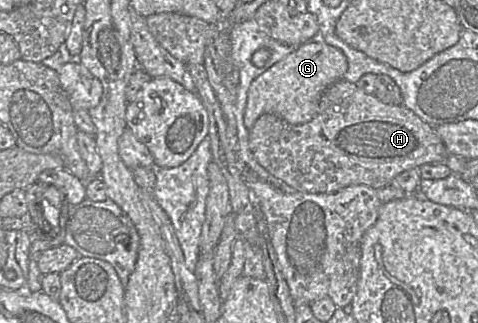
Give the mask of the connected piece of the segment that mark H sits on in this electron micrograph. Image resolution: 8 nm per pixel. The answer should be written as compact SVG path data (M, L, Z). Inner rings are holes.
M344 79L338 80L335 83L333 83L331 86L329 86L322 94L321 98L320 98L320 102L319 102L319 107L318 107L318 111L316 113L316 115L313 117L312 120L310 120L307 123L304 124L300 124L300 125L292 125L290 123L288 123L287 121L285 121L284 119L273 115L273 114L263 114L261 115L255 122L254 126L249 130L249 148L254 156L254 158L256 159L256 161L267 171L269 172L272 176L274 176L275 178L282 180L283 182L285 182L287 185L289 185L291 188L293 188L295 191L298 192L302 192L302 193L335 193L345 187L348 186L352 186L352 185L366 185L370 188L373 189L380 189L383 187L386 187L388 185L391 184L391 182L393 181L393 179L399 175L400 173L407 171L407 170L411 170L411 169L415 169L415 168L419 168L421 165L423 164L431 164L431 163L445 163L446 160L448 159L449 156L454 156L454 155L449 155L446 147L443 143L443 141L441 140L441 138L437 135L437 133L435 132L435 127L431 126L430 124L424 122L423 120L421 120L413 111L411 111L410 109L406 108L403 104L401 105L389 105L389 104L385 104L382 101L380 101L374 94L366 94L364 91L362 91L360 88L357 87L356 83L351 83L349 81L346 81Z

